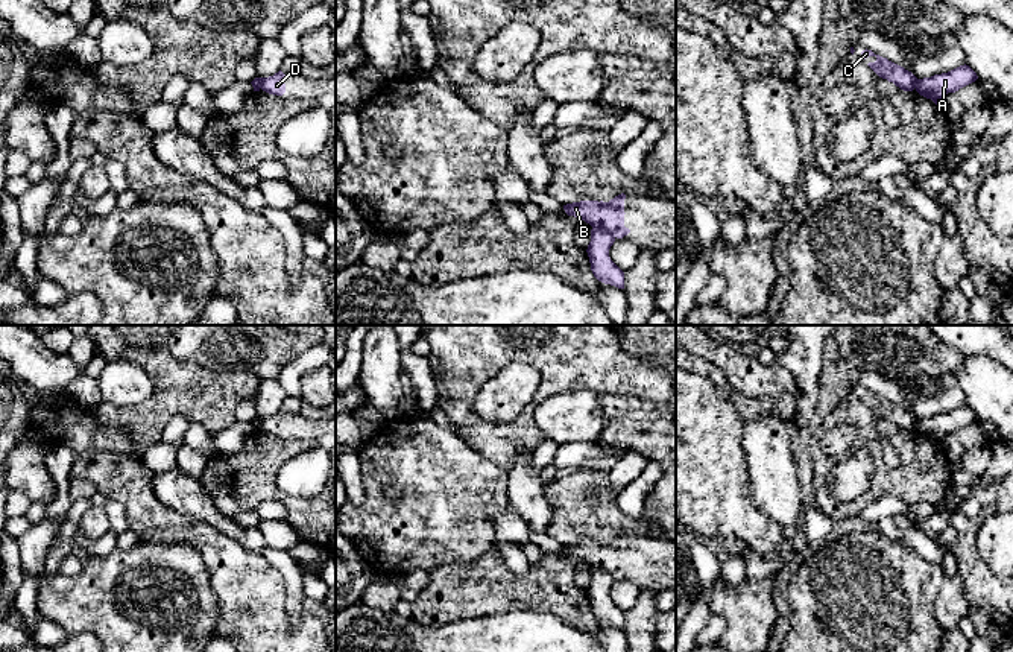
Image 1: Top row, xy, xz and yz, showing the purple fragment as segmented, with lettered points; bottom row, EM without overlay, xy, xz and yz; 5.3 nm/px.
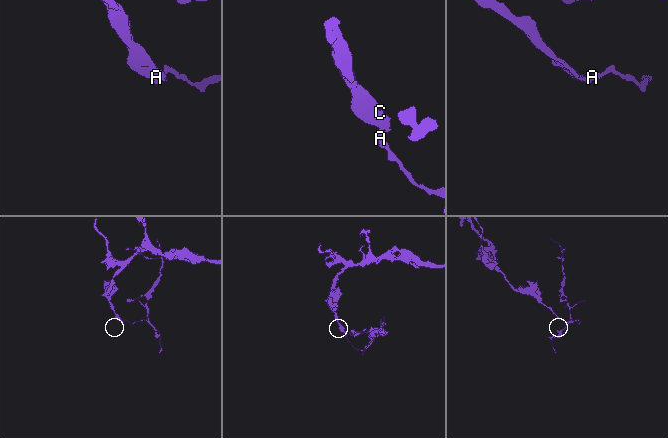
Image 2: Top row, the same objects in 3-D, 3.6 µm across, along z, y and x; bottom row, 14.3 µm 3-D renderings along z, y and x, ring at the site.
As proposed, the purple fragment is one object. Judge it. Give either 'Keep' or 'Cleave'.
Cleave

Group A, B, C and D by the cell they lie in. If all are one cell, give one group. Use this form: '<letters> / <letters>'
A / B C D

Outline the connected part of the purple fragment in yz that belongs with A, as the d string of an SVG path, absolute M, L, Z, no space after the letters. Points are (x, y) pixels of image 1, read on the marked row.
M964 64L948 73L917 79L916 91L923 97L931 99L936 105L940 105L948 93L955 93L977 79L977 73Z

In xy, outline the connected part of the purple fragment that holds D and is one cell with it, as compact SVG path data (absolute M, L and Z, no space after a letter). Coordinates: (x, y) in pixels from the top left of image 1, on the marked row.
M279 70L269 78L255 78L251 84L258 84L260 88L269 94L282 96L286 93L286 74Z

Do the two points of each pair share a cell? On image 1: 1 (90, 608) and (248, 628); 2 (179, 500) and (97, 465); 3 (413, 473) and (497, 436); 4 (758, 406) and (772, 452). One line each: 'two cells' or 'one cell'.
1: two cells
2: two cells
3: two cells
4: two cells

